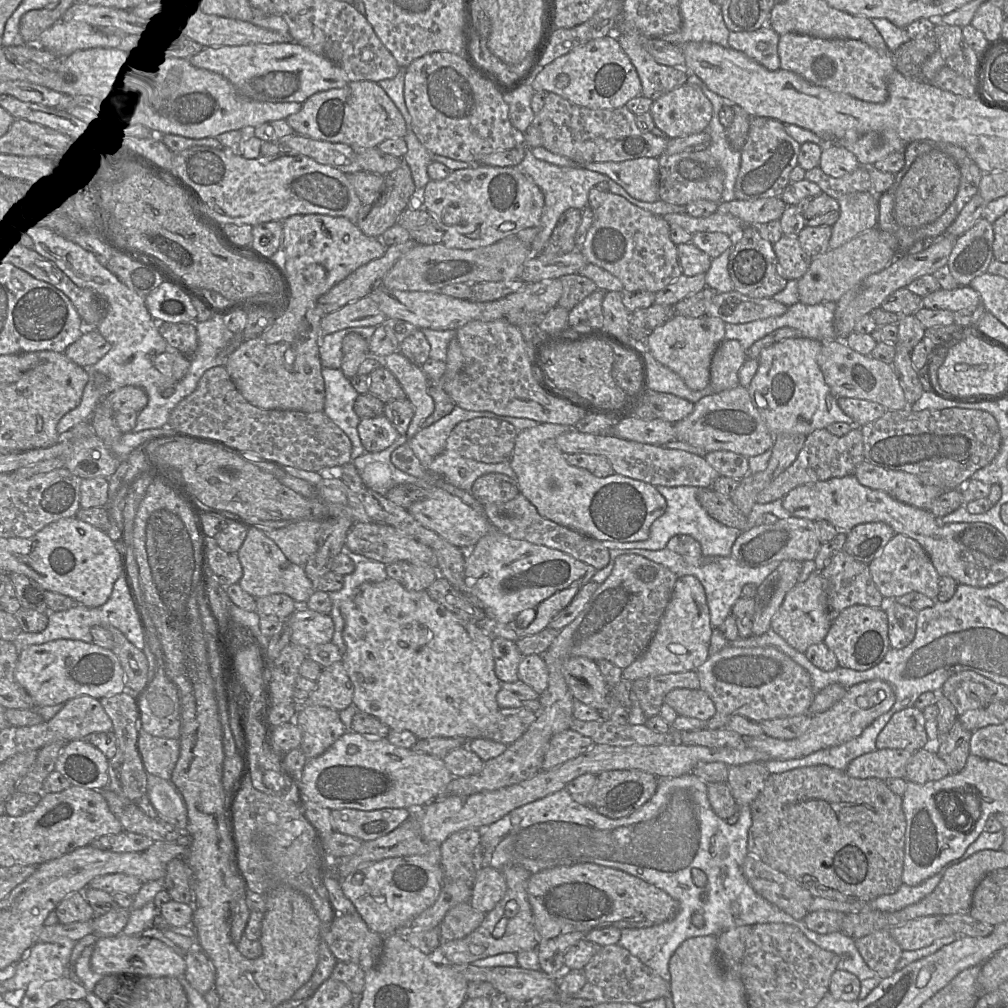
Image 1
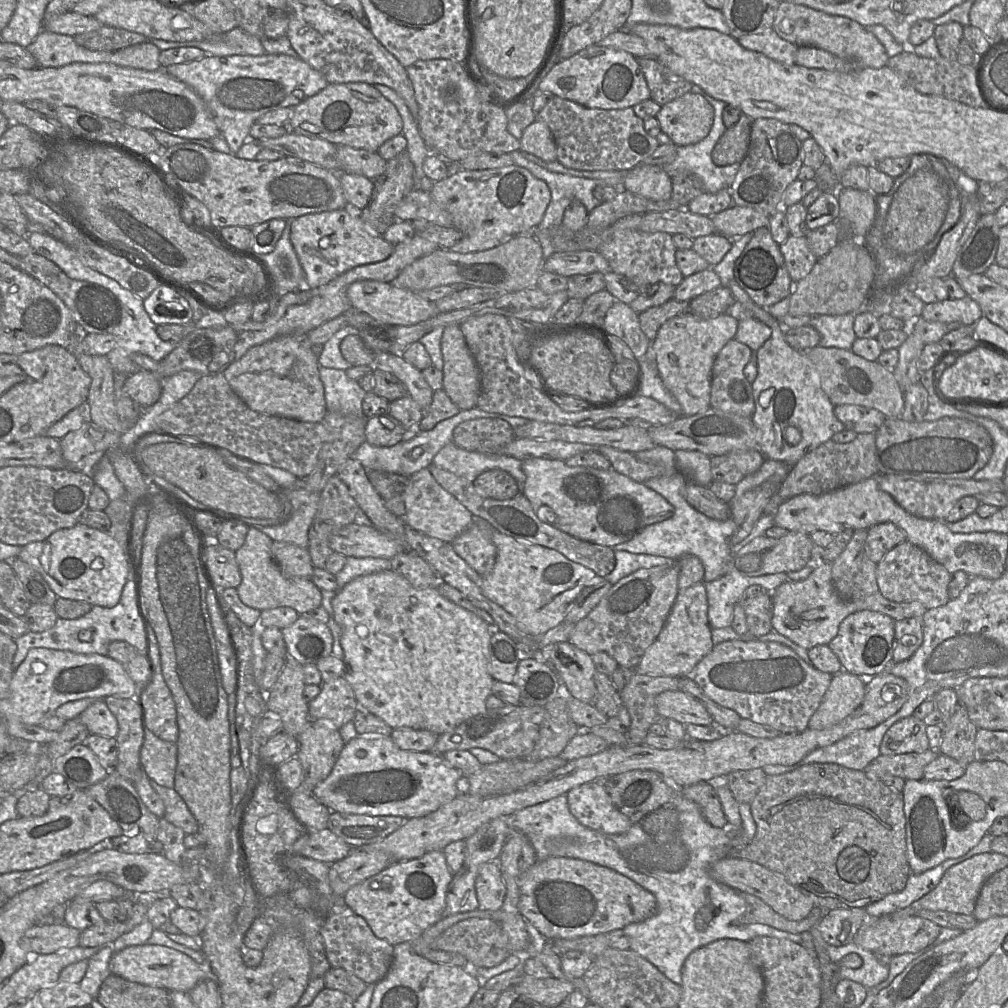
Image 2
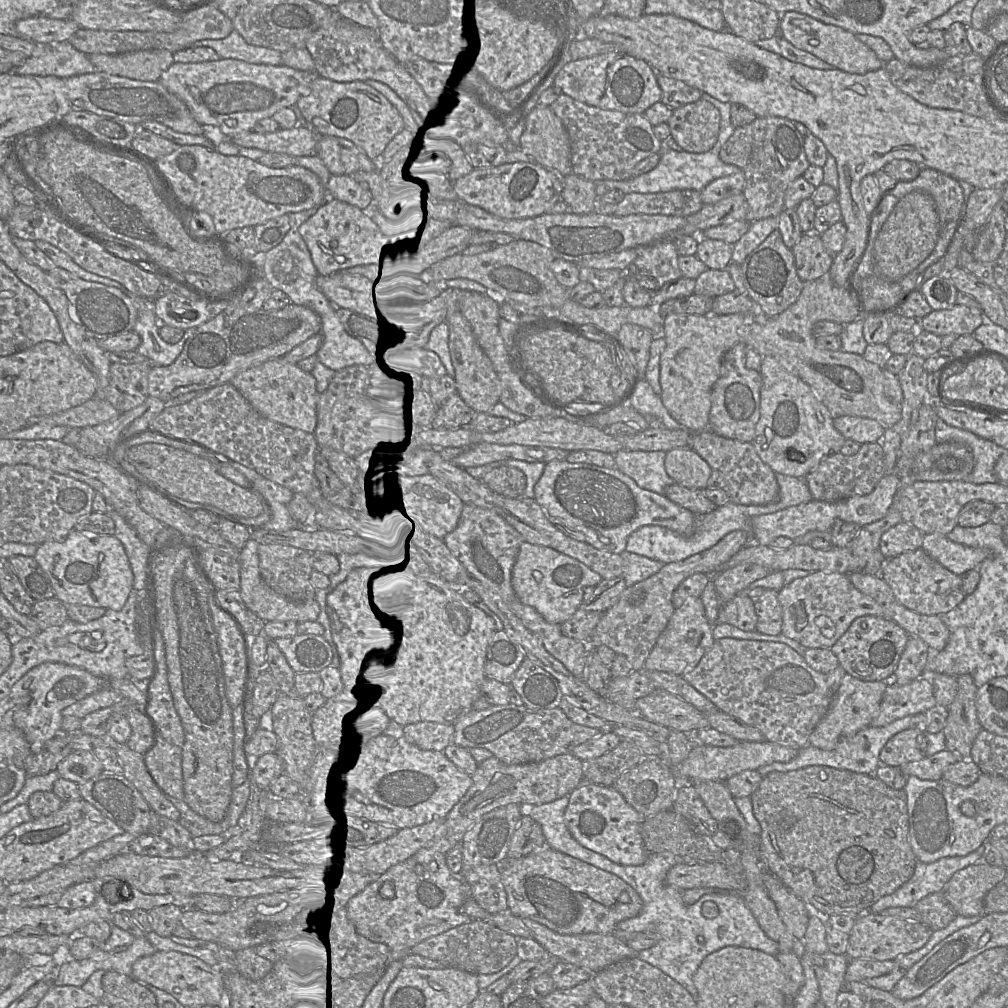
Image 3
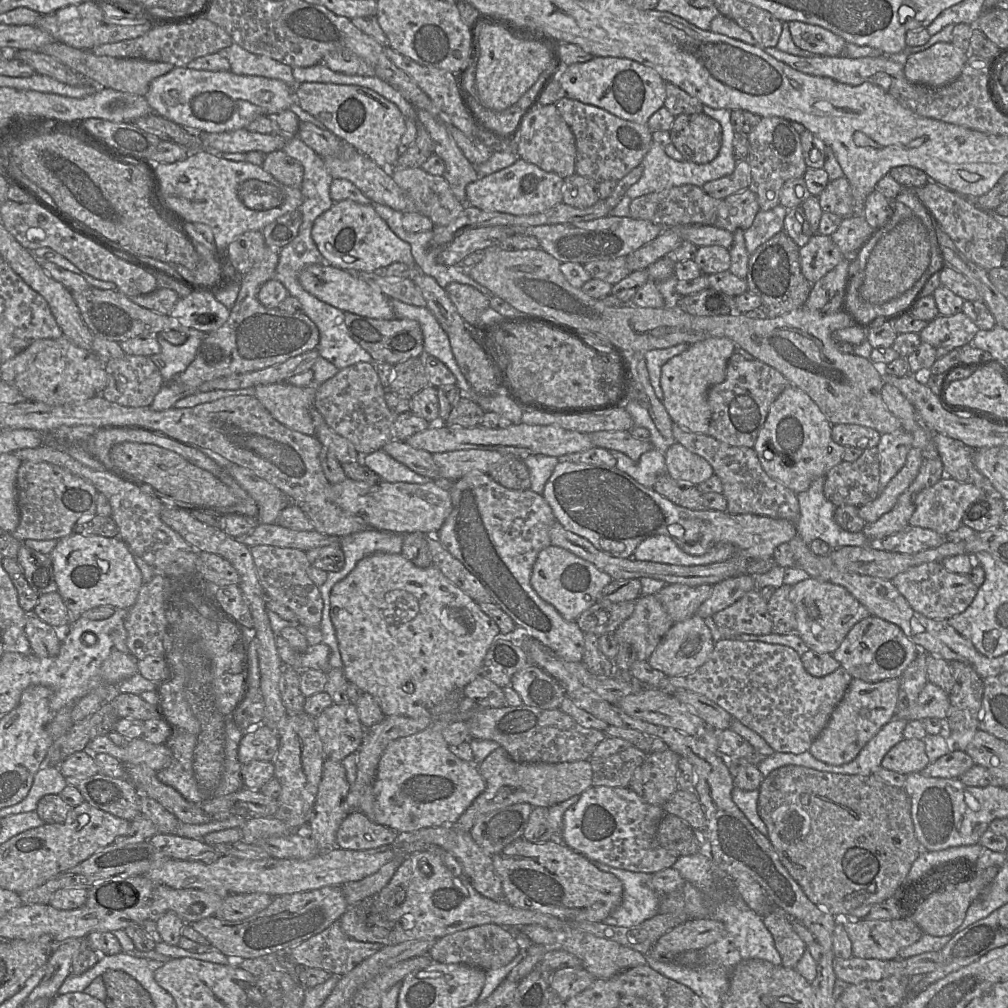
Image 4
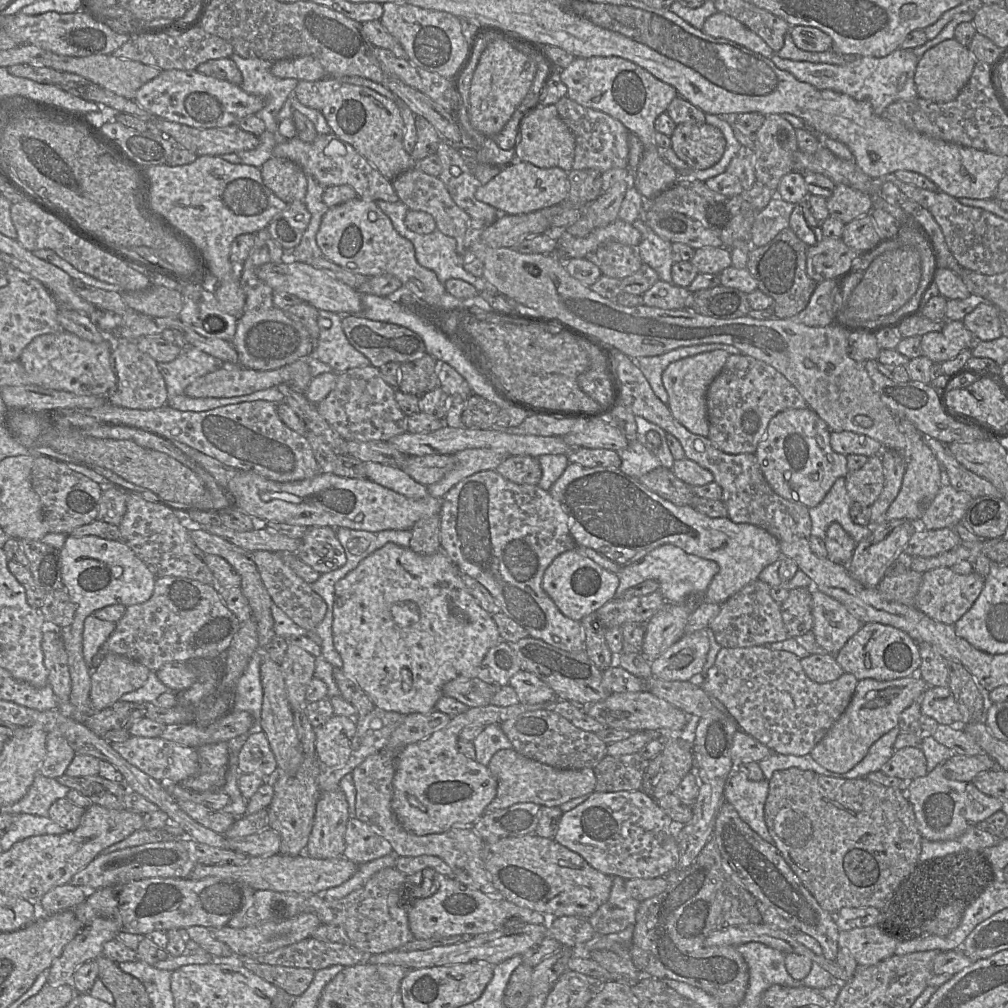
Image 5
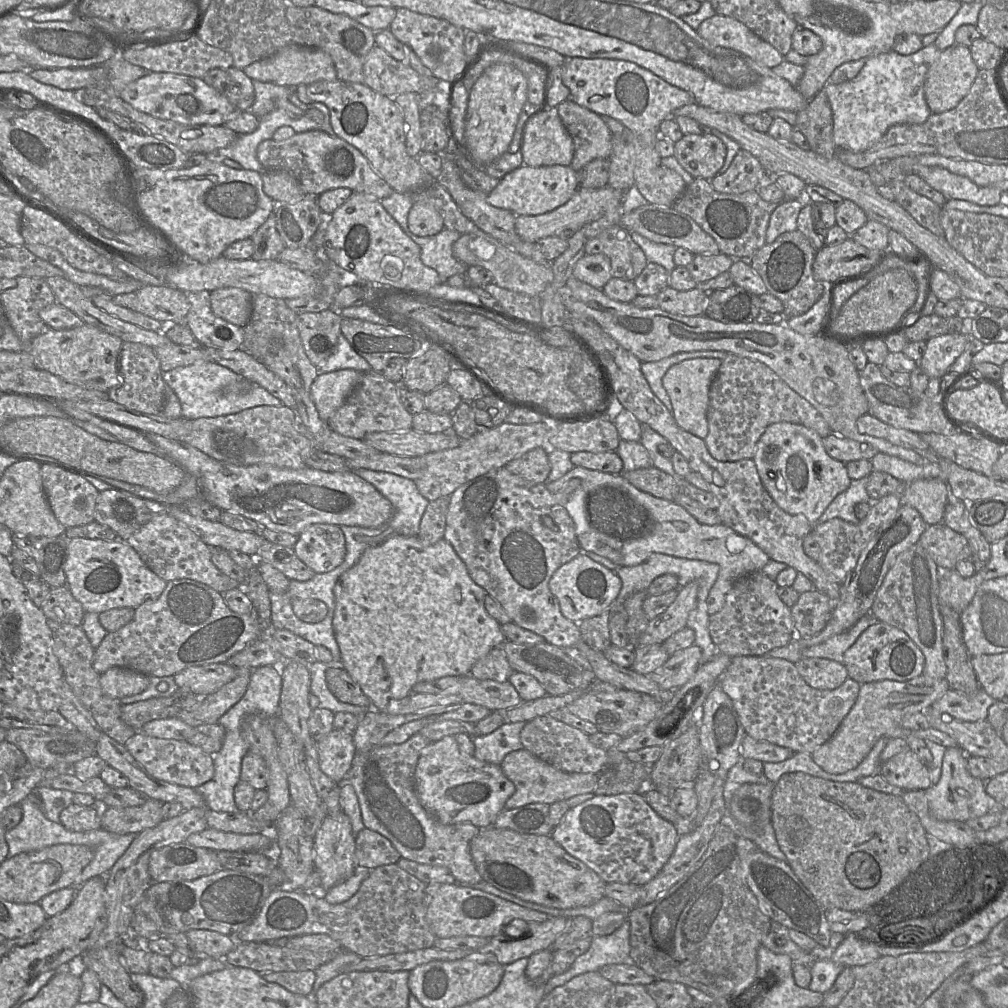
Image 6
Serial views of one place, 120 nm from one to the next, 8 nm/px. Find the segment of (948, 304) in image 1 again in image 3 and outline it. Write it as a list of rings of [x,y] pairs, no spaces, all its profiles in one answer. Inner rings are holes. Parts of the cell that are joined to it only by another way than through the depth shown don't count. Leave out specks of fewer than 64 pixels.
[[[955,304],[950,309],[932,310],[919,320],[919,328],[940,337],[948,334],[957,336],[973,334],[985,317],[982,311],[965,305]]]

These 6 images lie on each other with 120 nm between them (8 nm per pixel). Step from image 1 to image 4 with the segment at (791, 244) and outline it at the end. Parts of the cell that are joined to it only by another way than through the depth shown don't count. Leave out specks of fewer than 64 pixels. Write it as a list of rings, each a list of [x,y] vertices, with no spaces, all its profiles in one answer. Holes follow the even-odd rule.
[[[820,233],[812,235],[808,243],[799,249],[801,272],[812,284],[833,270],[844,258],[831,237]]]

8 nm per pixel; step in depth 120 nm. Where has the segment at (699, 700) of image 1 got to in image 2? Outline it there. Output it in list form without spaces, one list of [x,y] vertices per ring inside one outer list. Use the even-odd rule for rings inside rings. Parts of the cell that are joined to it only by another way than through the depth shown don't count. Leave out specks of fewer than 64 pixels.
[[[680,689],[660,693],[655,704],[662,719],[674,719],[684,726],[714,724],[704,704]]]

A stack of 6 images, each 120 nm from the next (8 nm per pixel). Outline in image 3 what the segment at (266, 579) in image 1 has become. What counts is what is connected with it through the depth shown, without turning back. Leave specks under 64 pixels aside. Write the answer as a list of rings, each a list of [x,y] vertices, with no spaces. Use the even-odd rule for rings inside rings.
[[[249,538],[244,547],[240,549],[238,562],[240,565],[240,587],[241,597],[251,611],[262,618],[265,622],[268,621],[289,621],[296,622],[315,621],[320,614],[320,606],[314,599],[304,602],[295,602],[288,599],[286,596],[273,590],[262,578],[259,567],[258,547],[259,542],[254,538]]]

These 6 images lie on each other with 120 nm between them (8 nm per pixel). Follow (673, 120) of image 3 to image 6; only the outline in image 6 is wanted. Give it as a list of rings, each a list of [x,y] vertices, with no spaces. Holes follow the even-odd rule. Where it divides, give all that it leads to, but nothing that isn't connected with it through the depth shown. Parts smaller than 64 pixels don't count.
[[[685,134],[675,144],[675,157],[694,178],[711,180],[724,165],[727,148],[715,135]]]

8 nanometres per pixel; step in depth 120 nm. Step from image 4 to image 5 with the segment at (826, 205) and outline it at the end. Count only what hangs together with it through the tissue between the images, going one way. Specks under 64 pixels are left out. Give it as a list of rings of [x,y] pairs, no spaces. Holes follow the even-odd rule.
[[[843,184],[835,185],[833,194],[826,200],[830,216],[844,224],[870,214],[873,209],[872,199],[868,194]]]

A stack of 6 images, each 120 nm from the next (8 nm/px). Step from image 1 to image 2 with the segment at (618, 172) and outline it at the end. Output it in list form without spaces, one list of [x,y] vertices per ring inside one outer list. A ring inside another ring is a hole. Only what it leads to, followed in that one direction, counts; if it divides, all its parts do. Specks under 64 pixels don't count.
[[[642,163],[625,173],[624,187],[627,191],[644,198],[662,201],[671,198],[671,177],[660,165]]]

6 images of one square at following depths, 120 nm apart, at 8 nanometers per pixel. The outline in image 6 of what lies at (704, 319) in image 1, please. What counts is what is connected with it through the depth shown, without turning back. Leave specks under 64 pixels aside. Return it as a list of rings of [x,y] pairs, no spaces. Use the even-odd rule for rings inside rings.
[[[694,358],[673,365],[665,373],[662,384],[673,406],[676,423],[685,431],[705,439],[708,435],[707,411],[710,386],[722,364],[718,358]]]

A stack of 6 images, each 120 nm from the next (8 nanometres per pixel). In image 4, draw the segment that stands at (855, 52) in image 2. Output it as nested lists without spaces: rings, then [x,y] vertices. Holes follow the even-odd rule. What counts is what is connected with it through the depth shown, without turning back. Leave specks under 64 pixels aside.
[[[801,21],[788,22],[791,37],[800,49],[819,56],[840,56],[846,41],[833,32]]]

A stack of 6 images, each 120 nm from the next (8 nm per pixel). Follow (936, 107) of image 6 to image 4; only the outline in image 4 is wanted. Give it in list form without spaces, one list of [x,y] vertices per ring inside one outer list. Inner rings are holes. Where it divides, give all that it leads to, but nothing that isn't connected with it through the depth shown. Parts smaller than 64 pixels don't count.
[[[938,42],[928,49],[908,56],[905,78],[913,83],[941,87],[954,81],[962,72],[968,54],[950,42]]]

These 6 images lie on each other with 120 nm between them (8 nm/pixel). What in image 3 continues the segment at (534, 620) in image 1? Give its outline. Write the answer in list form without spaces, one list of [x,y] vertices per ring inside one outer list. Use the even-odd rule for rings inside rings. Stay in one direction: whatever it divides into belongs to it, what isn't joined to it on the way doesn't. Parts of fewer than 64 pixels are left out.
[[[523,542],[519,548],[512,569],[511,585],[519,600],[533,607],[548,623],[561,625],[568,620],[580,607],[583,601],[583,590],[596,586],[602,577],[580,561],[562,554],[552,548]]]

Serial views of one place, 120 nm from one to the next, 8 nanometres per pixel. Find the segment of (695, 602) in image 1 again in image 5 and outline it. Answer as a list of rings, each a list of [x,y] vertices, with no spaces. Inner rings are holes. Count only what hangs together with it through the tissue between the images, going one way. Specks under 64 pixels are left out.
[[[706,631],[685,633],[650,662],[652,675],[665,681],[695,681],[703,673],[709,649]]]

